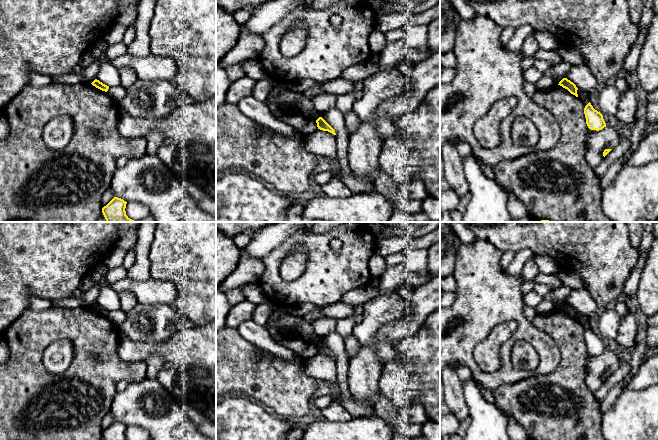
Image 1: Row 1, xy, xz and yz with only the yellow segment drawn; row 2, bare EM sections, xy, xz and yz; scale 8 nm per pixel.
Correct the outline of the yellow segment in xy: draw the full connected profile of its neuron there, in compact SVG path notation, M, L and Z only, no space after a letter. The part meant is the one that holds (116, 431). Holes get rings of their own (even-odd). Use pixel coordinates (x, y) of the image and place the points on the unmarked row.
M114 421L106 430L102 432L104 440L127 440L126 439L127 426L121 422Z

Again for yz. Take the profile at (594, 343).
M590 326L585 330L584 338L589 353L599 355L606 351L603 339L595 334Z

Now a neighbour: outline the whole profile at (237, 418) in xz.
M228 395L216 404L216 440L286 440L287 433L298 425L297 422L268 413L263 407L240 395Z

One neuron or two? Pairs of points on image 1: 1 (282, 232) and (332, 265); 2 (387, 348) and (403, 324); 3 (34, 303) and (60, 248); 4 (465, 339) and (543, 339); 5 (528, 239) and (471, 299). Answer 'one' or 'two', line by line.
1: two
2: two
3: two
4: one
5: two

